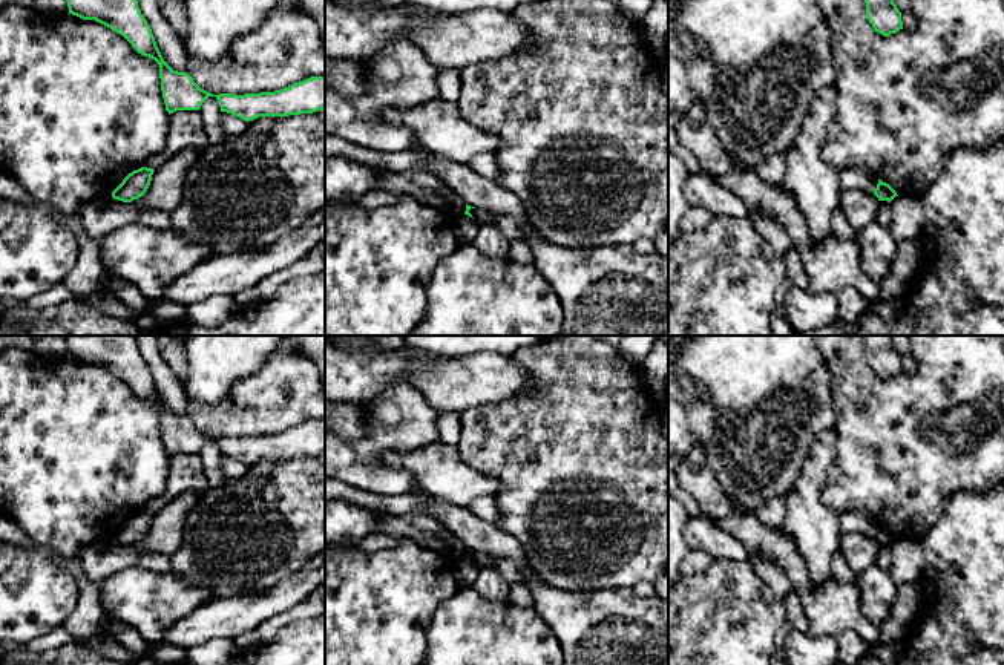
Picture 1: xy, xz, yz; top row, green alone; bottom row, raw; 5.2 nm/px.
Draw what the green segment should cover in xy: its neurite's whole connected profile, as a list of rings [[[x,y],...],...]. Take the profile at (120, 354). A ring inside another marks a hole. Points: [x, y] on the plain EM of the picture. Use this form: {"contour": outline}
{"contour": [[[61,336],[67,343],[69,357],[83,363],[95,363],[123,378],[132,391],[159,408],[161,434],[166,454],[199,454],[208,440],[215,440],[221,455],[231,457],[244,464],[253,464],[259,460],[288,460],[313,457],[325,452],[325,420],[311,420],[274,435],[231,438],[213,438],[201,432],[187,415],[173,414],[162,401],[152,372],[141,357],[135,336]]]}

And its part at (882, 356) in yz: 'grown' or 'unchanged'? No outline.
unchanged

